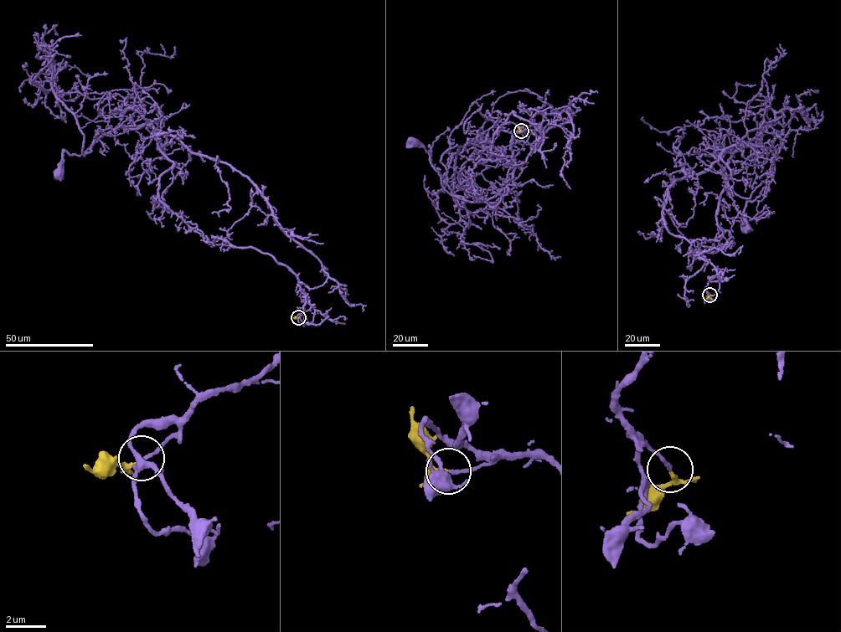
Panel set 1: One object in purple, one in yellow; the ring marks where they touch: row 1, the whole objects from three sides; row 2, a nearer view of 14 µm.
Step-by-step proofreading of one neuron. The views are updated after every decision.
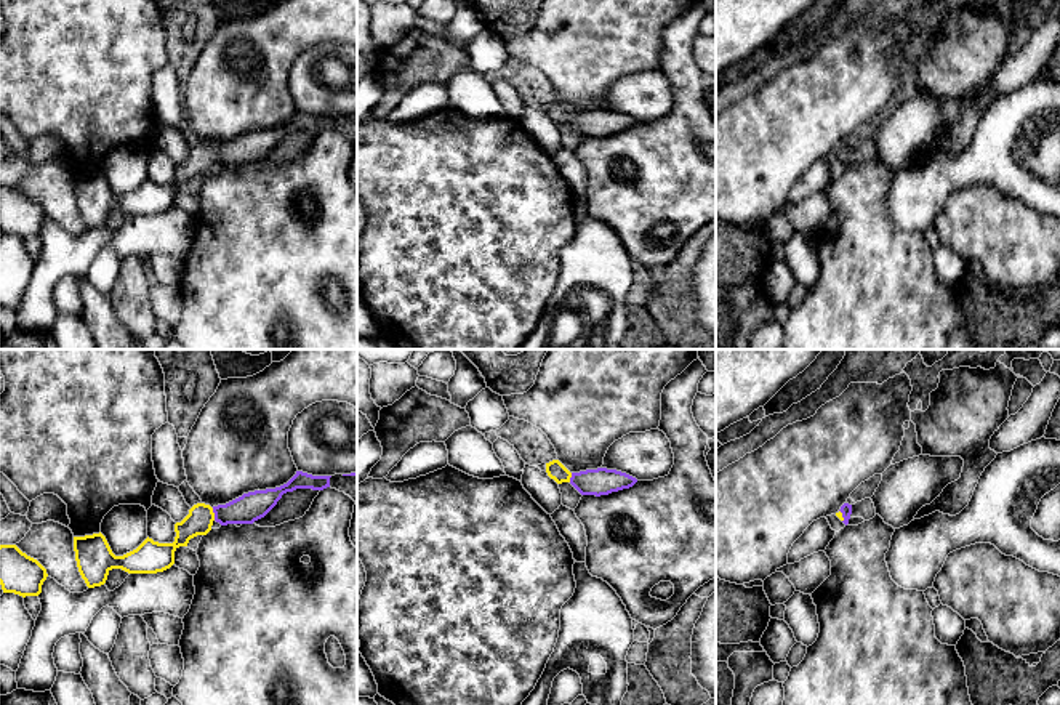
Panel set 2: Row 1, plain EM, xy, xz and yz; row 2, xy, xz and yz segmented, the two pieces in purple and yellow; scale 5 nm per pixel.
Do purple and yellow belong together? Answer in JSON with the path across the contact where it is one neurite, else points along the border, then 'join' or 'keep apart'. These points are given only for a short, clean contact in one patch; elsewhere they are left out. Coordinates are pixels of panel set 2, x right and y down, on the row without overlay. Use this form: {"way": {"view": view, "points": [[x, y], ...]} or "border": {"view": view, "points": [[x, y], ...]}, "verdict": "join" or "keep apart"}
{"way": {"view": "xy", "points": [[250, 148], [215, 156], [205, 156], [199, 162]]}, "verdict": "join"}

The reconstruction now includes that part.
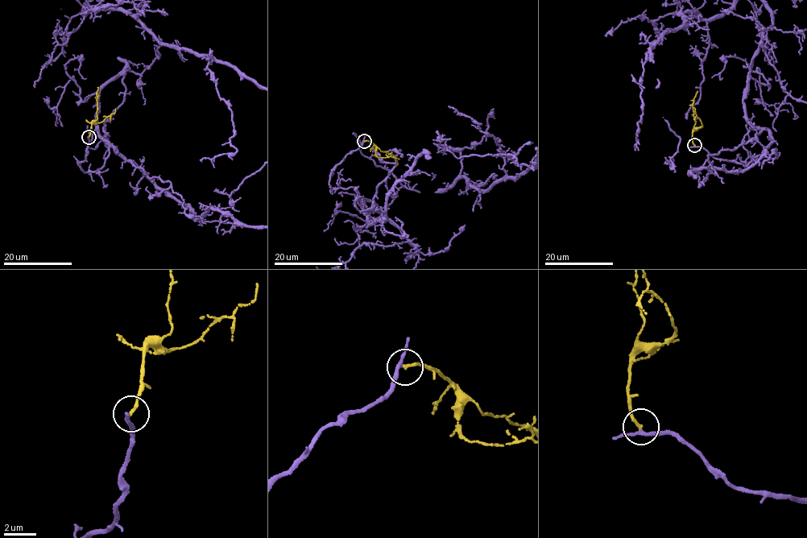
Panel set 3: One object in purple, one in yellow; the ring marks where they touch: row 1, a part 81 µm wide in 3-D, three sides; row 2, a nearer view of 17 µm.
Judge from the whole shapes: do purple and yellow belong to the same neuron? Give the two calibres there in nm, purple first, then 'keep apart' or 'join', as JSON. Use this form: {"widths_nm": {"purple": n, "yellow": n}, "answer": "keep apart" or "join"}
{"widths_nm": {"purple": 200, "yellow": 200}, "answer": "join"}

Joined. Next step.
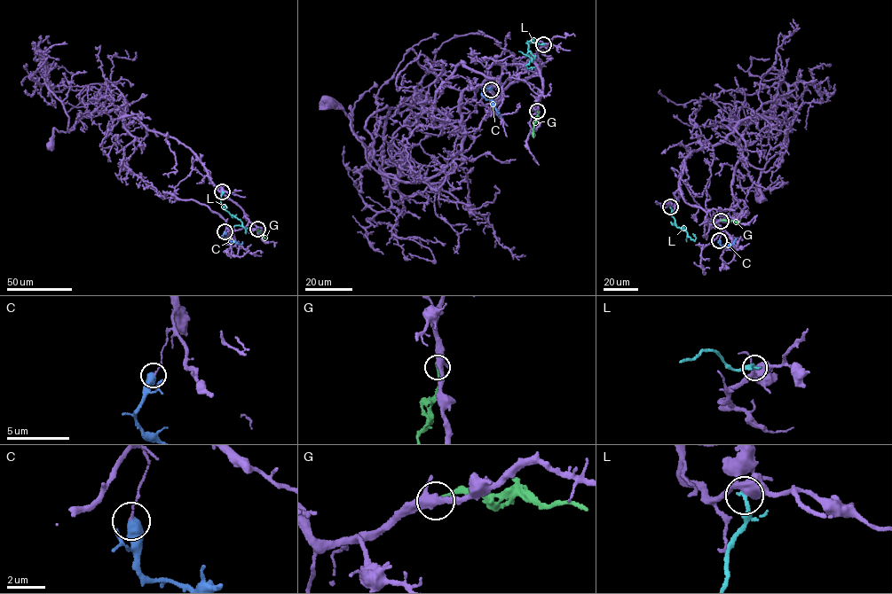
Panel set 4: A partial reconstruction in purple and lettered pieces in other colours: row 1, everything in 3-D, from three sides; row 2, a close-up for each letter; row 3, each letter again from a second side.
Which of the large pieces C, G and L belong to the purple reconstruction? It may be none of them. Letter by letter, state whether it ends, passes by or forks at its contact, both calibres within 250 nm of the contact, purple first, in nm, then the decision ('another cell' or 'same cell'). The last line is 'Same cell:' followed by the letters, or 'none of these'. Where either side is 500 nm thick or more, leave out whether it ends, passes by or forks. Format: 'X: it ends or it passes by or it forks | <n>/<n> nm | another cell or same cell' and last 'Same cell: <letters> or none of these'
C: 80/600 nm | another cell
G: it ends | 360/240 nm | another cell
L: it ends | 480/220 nm | another cell
Same cell: none of these

